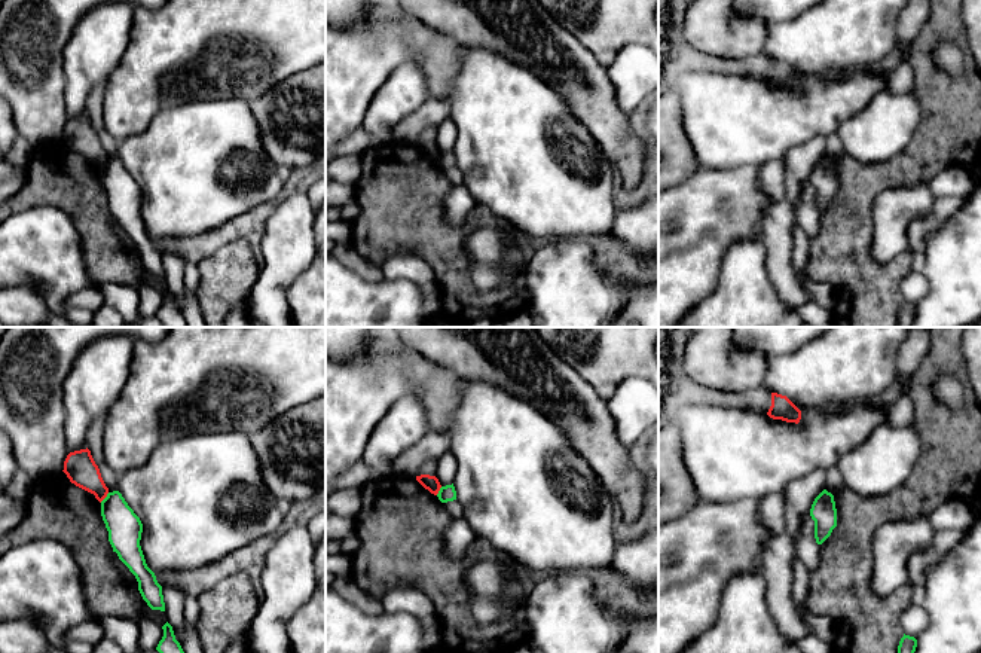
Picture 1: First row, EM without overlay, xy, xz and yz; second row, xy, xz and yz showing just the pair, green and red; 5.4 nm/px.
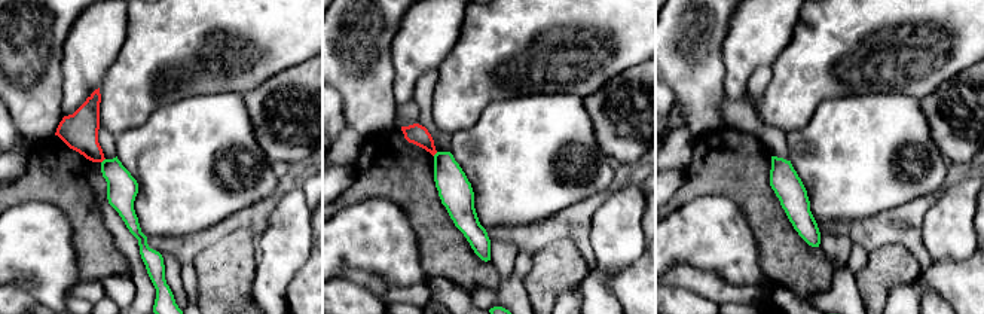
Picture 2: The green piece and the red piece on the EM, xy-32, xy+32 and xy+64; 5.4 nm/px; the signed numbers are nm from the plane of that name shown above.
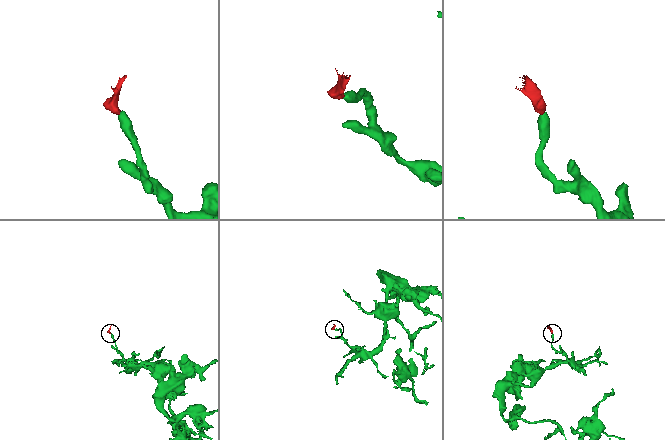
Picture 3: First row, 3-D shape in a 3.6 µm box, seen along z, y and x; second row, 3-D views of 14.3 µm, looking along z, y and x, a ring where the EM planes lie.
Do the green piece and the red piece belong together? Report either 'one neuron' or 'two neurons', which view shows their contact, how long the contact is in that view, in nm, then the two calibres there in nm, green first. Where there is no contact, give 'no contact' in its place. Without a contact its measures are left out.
two neurons; contact in xy; length 80 nm; calibres 180 and 170 nm

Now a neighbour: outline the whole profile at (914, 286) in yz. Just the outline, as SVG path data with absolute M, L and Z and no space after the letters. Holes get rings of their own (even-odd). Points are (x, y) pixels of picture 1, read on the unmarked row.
M911 271L901 284L904 300L914 305L917 305L926 296L927 290L929 283L923 272Z

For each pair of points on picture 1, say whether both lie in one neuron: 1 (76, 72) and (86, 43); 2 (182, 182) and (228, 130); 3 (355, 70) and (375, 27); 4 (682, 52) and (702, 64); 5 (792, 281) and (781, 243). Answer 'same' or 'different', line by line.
1: same
2: same
3: same
4: same
5: same

